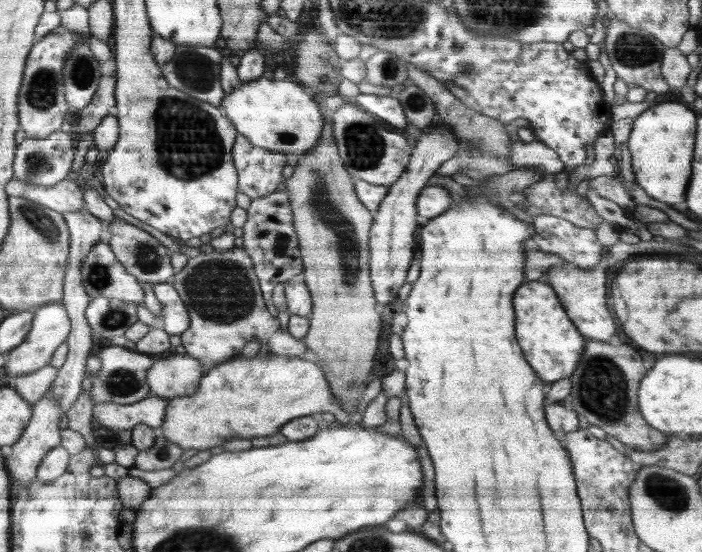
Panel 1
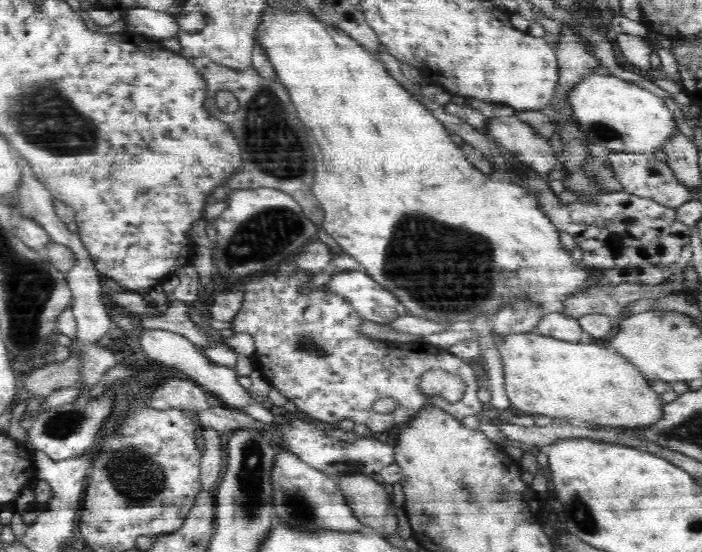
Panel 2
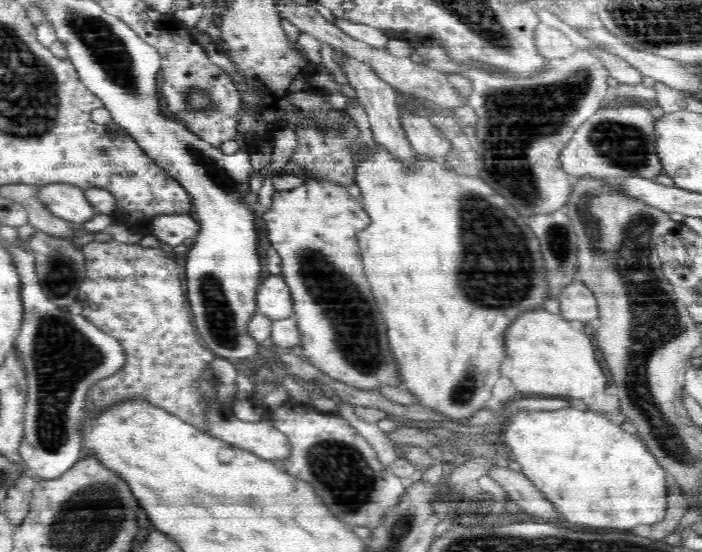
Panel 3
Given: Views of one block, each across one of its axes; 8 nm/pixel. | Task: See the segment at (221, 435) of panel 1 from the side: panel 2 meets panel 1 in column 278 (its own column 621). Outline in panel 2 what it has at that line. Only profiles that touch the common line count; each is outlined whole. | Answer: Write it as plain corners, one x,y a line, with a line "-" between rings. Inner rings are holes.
520,333
498,342
497,349
503,362
505,391
511,406
526,415
544,414
554,418
557,423
573,422
602,427
604,430
648,429
660,421
664,402
648,384
636,366
618,354
610,345
596,343
573,343
556,340
552,337
530,333

